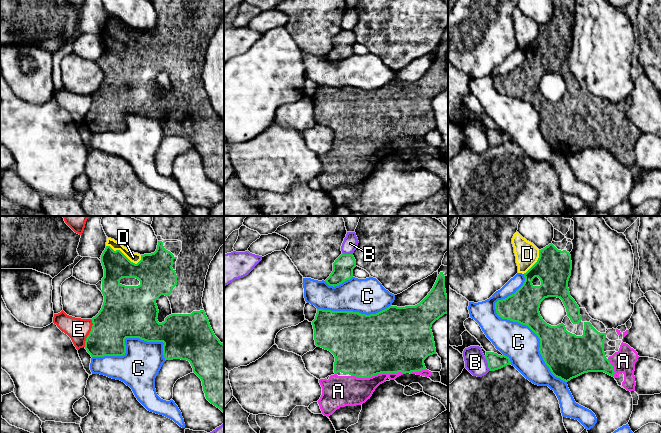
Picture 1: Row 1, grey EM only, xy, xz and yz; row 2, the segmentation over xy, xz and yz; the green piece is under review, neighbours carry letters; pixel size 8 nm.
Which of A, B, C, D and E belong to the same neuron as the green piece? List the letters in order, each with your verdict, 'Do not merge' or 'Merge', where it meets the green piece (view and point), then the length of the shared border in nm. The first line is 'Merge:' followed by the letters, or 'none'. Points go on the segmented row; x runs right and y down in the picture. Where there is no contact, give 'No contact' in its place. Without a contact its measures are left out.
Merge: A
A: Merge. Touches green at xz (378, 373). Shared border 440 nm
B: Do not merge. Touches green at yz (487, 362). Shared border 130 nm
C: Do not merge. Touches green at yz (519, 322). Shared border 950 nm
D: Do not merge. Touches green at xy (123, 254). Shared border 300 nm
E: Do not merge. Touches green at xy (89, 333). Shared border 240 nm

